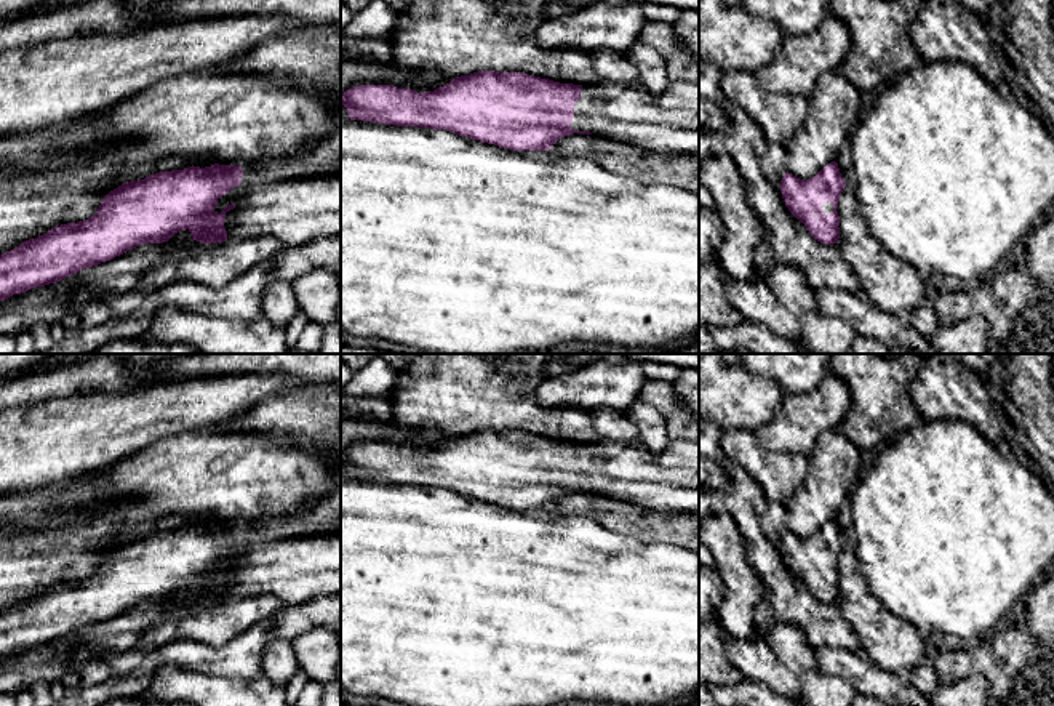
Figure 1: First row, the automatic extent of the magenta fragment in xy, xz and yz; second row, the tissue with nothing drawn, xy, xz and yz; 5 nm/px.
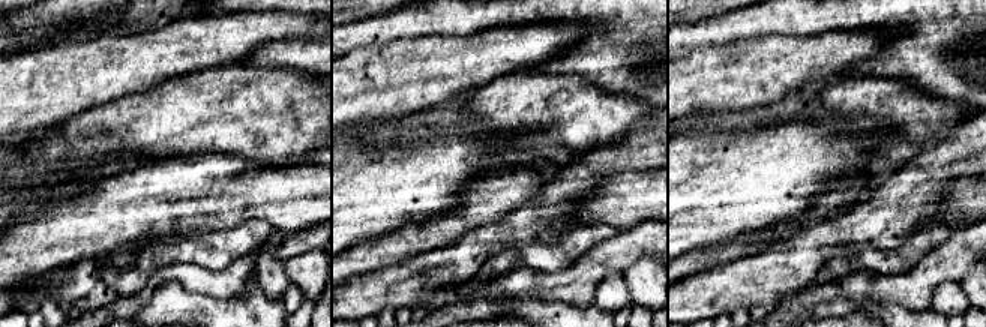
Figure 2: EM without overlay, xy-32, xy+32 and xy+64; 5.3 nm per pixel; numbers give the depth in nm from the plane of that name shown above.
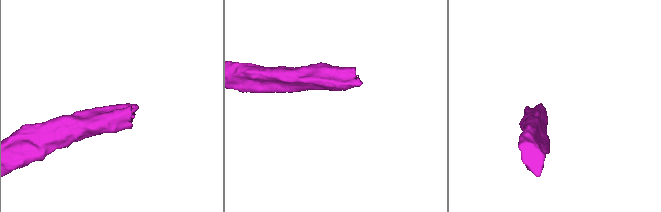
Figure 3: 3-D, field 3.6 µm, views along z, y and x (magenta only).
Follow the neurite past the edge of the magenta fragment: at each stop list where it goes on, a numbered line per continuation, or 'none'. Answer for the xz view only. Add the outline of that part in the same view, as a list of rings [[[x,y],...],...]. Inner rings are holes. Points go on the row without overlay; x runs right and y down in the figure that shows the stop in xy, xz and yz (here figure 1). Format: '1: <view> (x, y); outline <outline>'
1: xz (667, 482); outline [[[699,440],[669,442],[657,455],[640,442],[585,443],[571,487],[659,514],[699,514]]]

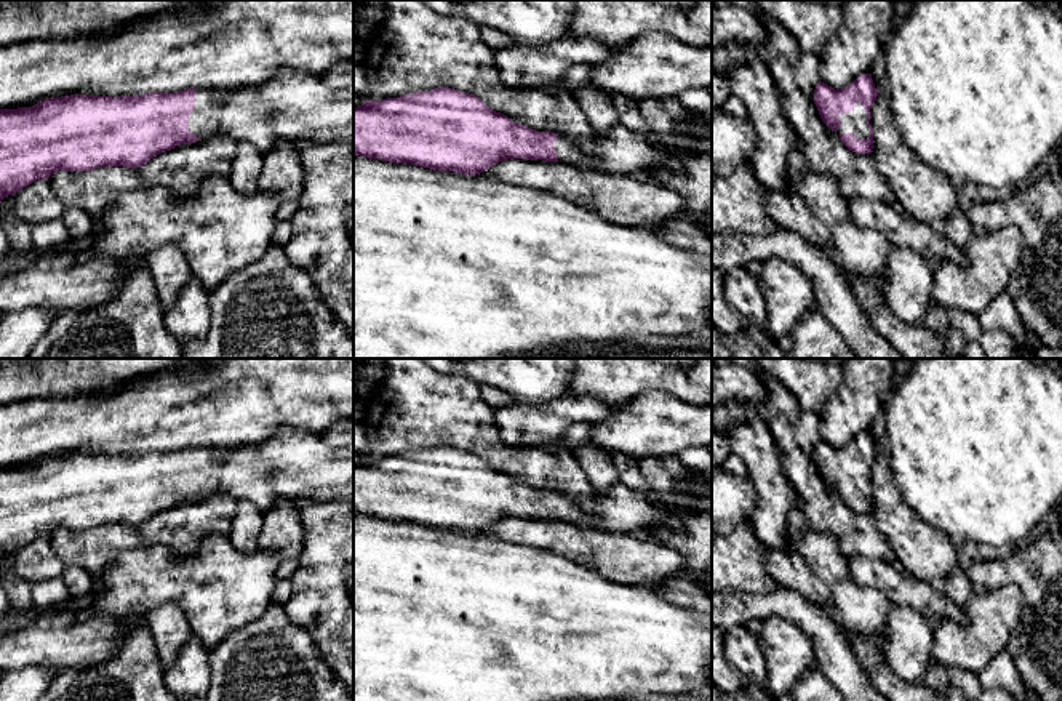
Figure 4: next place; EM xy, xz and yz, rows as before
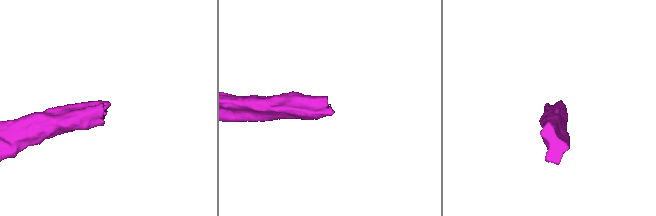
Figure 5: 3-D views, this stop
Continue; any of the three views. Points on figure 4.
1: yz (854, 480); outline [[[860,461],[851,471],[840,472],[841,485],[835,490],[838,495],[841,491],[852,491],[857,498],[867,498],[870,495],[870,487],[867,483],[867,471]]]

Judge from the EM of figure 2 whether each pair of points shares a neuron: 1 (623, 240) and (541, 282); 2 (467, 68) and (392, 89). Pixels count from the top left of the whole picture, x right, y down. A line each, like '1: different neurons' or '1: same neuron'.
1: same neuron
2: same neuron

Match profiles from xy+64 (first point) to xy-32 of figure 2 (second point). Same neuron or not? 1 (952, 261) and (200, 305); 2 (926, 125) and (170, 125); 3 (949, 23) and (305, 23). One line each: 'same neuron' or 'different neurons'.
1: different neurons
2: same neuron
3: different neurons

